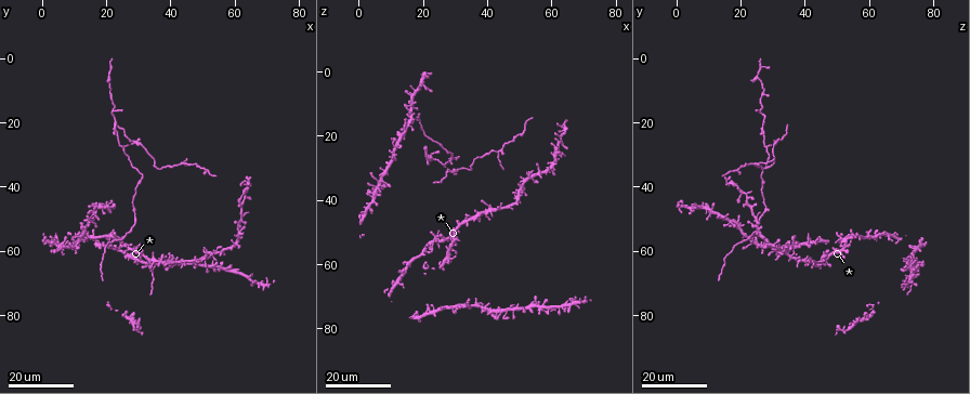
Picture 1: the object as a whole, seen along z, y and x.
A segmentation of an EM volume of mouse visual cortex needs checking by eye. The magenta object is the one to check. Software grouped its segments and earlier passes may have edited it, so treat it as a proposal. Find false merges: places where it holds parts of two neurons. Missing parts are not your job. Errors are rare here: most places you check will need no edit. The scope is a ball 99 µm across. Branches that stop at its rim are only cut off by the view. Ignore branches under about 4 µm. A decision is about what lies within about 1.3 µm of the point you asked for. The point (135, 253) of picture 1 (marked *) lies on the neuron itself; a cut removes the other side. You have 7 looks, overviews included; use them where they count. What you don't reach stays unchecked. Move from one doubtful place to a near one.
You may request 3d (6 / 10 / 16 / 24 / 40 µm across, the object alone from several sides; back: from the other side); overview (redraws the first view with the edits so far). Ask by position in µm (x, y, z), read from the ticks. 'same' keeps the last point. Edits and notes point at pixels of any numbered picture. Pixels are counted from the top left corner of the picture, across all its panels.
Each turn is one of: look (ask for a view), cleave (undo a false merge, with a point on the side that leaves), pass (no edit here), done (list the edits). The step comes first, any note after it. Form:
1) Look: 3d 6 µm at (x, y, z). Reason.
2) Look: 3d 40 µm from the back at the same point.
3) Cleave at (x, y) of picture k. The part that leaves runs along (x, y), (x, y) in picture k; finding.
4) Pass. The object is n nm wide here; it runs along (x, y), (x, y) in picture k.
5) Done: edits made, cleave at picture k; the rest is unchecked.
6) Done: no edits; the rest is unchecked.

Look: 3d 24 µm at (65, 39, 16). A narrow waist.

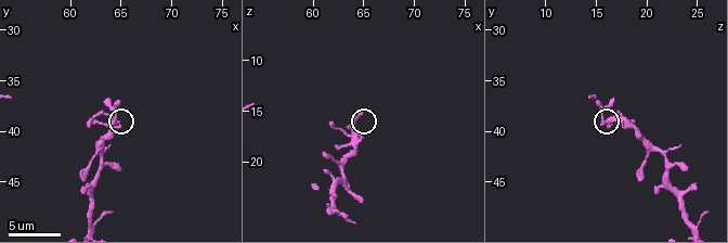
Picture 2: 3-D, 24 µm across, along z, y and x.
Look: 3d 6 µm at (64.4, 38.4, 15.8).

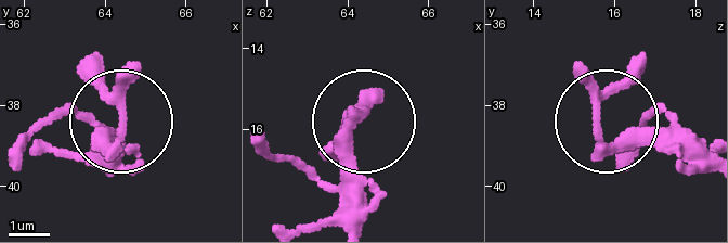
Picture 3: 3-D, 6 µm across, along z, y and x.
Pass. It runs along (348, 222), (348, 150), (364, 112), (330, 156) in picture 3; all the same neuron.

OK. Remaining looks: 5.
Look: 3d 24 µm at (24, 56, 51). Four arms meet.

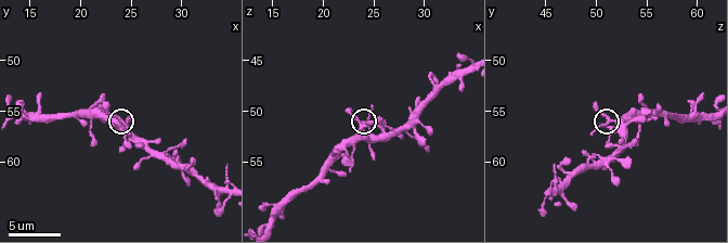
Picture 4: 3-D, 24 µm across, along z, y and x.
Look: 3d 6 µm at (24.2, 56.0, 52.0).

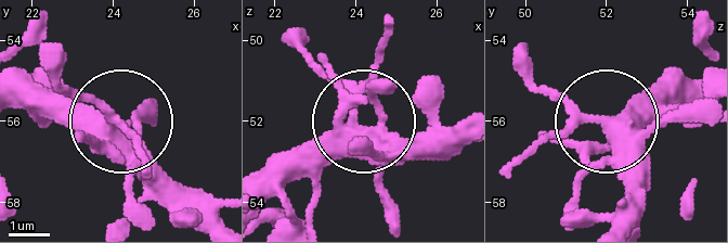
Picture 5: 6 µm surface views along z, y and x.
Look: 3d 6 µm from the back at (23.90, 56.05, 51.95).

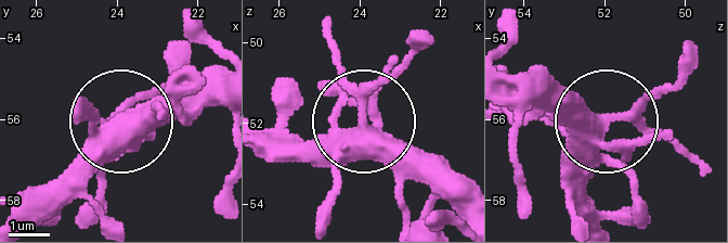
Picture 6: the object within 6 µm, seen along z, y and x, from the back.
Pass. The object is 350 nm wide here; it runs along (263, 127), (306, 148), (336, 144), (416, 48) in picture 6; continuous, no second neuron.

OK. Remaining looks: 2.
Look: 3d 24 µm at (28, 26, 31).

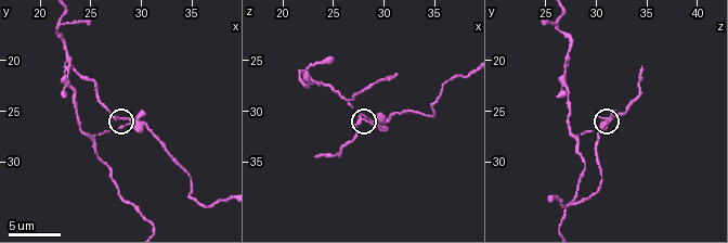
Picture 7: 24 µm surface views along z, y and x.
Look: 3d 10 µm at (28.8, 26.0, 31.2).

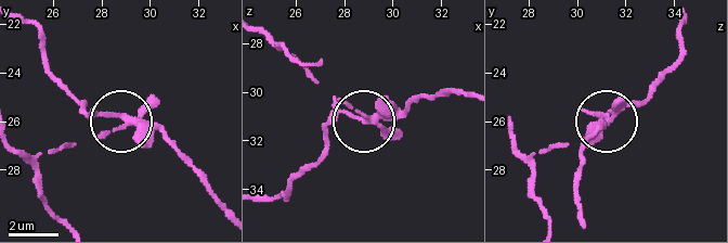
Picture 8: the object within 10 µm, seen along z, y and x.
Cleave at (144, 148) of picture 8. The part that leaves runs along (132, 117), (148, 124), (173, 149), (223, 210) in picture 8; two neurons meet here.

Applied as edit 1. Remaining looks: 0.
Done: edits made, cleave at picture 8; the rest is unchecked.

